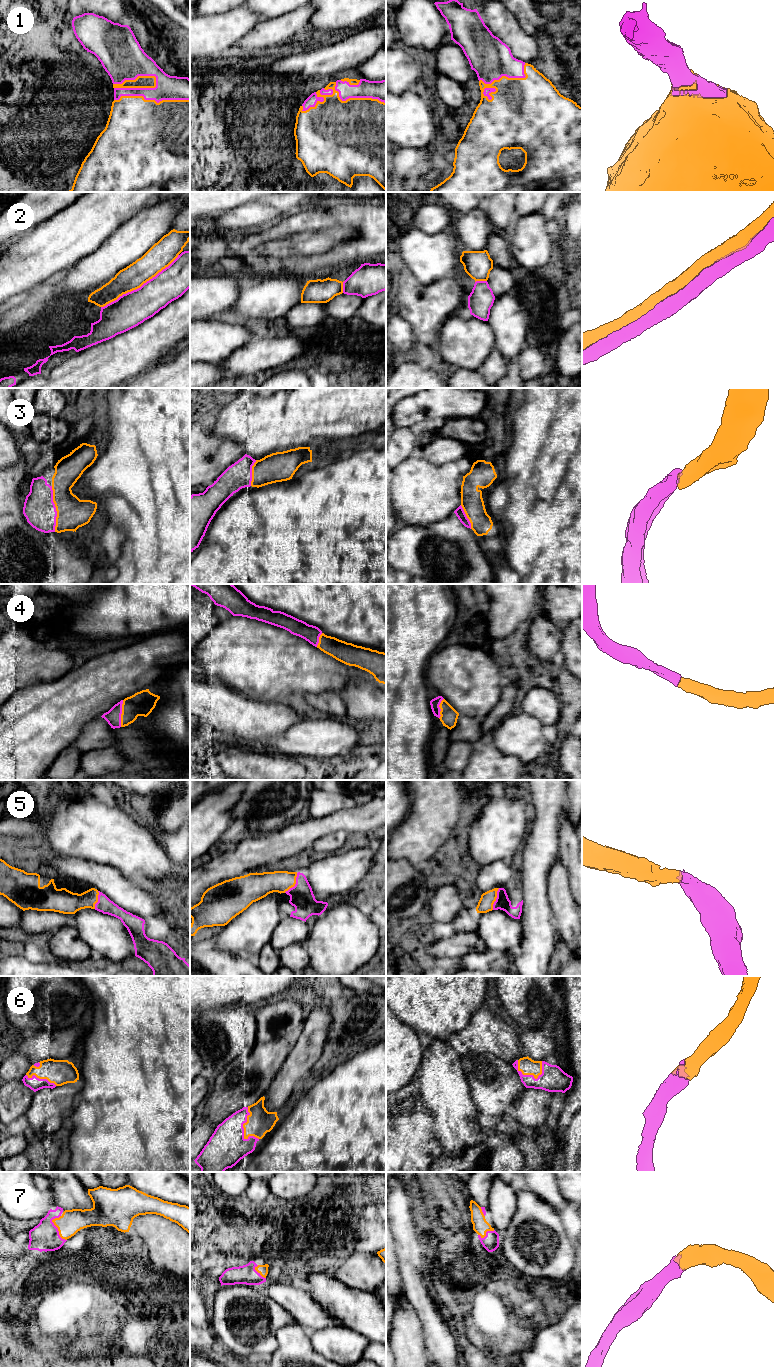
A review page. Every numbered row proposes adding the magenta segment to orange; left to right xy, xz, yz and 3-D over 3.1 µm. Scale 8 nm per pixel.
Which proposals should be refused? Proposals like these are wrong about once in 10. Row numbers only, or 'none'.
none

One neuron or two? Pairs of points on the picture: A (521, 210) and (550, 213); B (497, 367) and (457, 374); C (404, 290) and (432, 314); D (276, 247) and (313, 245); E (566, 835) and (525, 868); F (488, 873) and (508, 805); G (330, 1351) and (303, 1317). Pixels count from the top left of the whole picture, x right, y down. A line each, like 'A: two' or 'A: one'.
A: one
B: one
C: one
D: one
E: two
F: one
G: two

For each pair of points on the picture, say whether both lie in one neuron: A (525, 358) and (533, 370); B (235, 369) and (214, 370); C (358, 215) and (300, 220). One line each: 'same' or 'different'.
A: same
B: different
C: same

